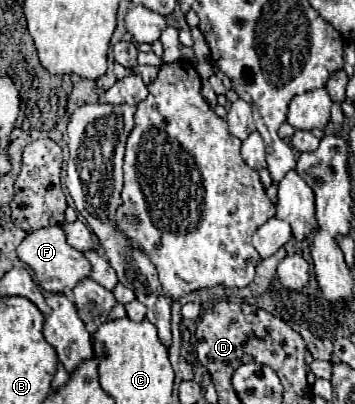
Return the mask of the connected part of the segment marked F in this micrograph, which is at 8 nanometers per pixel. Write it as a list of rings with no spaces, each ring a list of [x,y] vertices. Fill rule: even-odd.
[[[49,226],[29,232],[17,248],[17,258],[33,270],[39,286],[47,292],[71,292],[75,284],[87,278],[91,272],[91,266],[87,264],[85,256],[67,244],[61,226]]]

